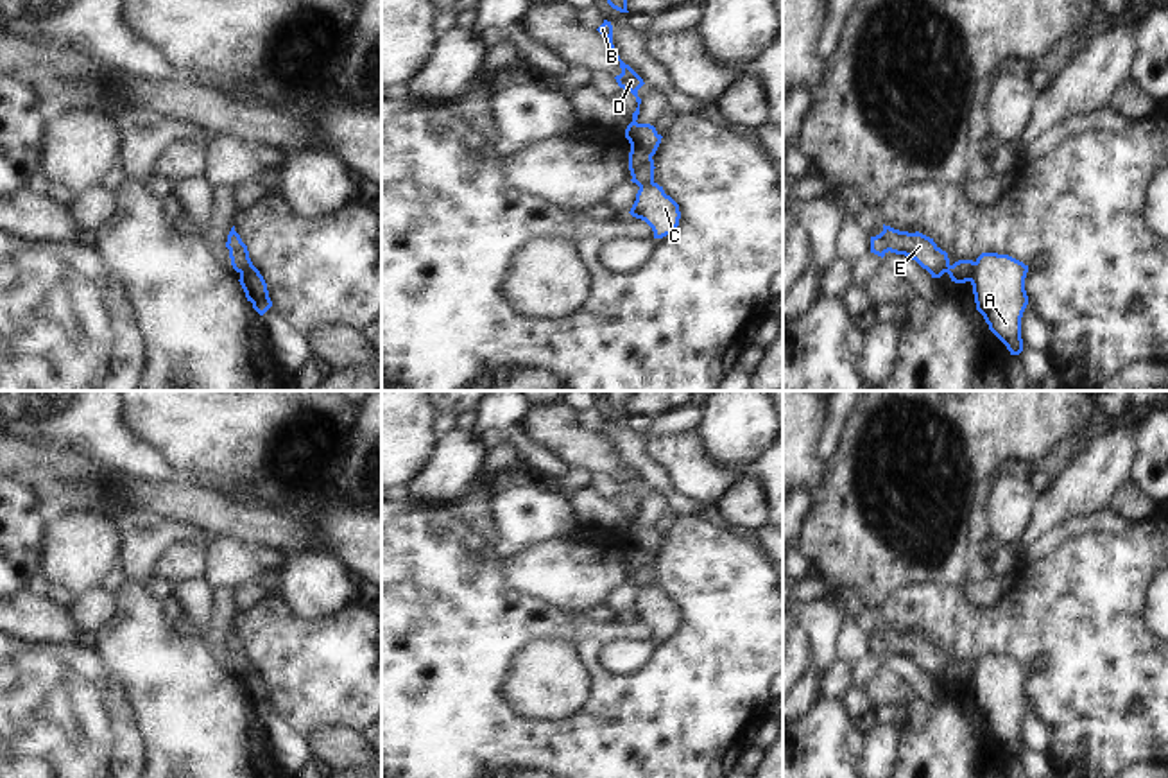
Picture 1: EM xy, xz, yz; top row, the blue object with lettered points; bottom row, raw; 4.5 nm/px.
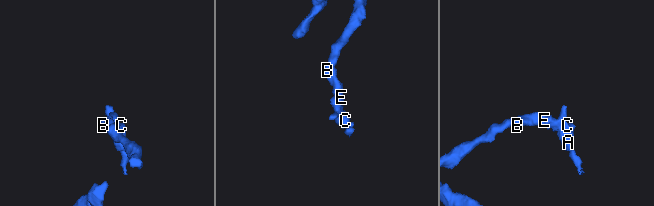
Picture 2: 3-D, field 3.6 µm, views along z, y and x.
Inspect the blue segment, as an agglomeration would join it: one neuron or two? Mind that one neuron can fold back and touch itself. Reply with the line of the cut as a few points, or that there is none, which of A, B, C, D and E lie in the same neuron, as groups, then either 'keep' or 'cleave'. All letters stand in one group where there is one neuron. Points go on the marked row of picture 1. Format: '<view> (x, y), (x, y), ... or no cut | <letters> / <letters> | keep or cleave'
xy (230, 250), (240, 250), (248, 257) | A C / B D E | cleave

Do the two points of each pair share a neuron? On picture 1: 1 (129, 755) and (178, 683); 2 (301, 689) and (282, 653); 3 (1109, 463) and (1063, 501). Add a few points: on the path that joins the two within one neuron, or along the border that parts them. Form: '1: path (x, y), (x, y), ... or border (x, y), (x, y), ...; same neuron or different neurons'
1: border (128, 698), (137, 716), (137, 730), (146, 759); different neurons
2: path (301, 680), (301, 673), (291, 662); same neuron
3: path (1099, 472), (1082, 488), (1073, 492); same neuron

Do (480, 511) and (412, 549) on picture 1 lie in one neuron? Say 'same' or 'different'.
same

